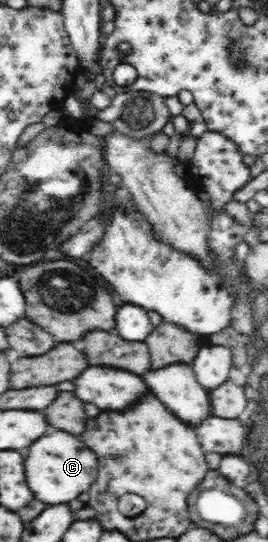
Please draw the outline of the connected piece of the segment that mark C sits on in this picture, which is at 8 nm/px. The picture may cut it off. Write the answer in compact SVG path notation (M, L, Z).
M56 431L52 435L44 435L44 439L38 439L32 443L26 455L26 479L28 485L32 487L32 493L36 499L50 503L50 505L60 505L76 499L80 493L88 491L92 483L99 479L98 457L92 449L86 447L84 441L80 441L72 432Z

